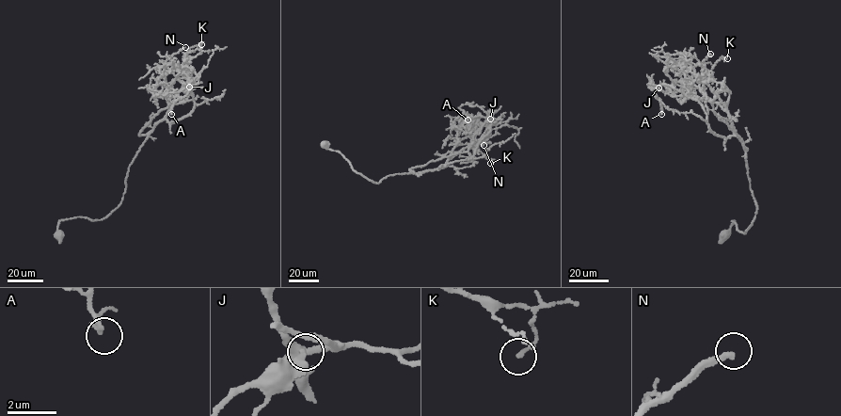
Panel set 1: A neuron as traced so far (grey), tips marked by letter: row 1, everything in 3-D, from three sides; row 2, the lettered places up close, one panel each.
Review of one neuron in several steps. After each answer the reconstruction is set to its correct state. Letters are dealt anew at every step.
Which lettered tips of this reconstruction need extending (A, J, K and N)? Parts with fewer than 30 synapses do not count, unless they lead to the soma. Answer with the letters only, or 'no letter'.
N

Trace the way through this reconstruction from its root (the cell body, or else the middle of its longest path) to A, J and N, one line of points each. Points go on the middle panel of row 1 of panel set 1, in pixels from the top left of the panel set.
A: (324, 144), (377, 183), (389, 175), (433, 170), (473, 157), (492, 118), (468, 120)
J: (324, 144), (377, 183), (466, 152), (490, 119)
N: (324, 144), (340, 152), (354, 170), (377, 183), (391, 175), (443, 168), (459, 138), (468, 136), (483, 145)

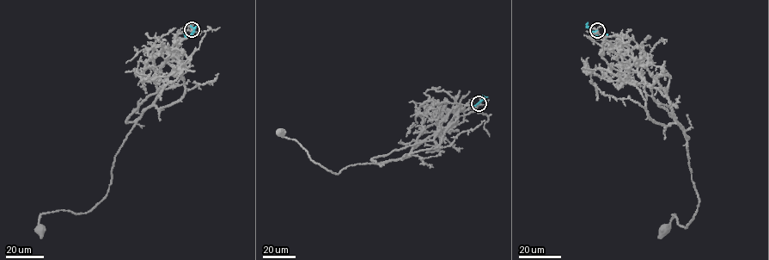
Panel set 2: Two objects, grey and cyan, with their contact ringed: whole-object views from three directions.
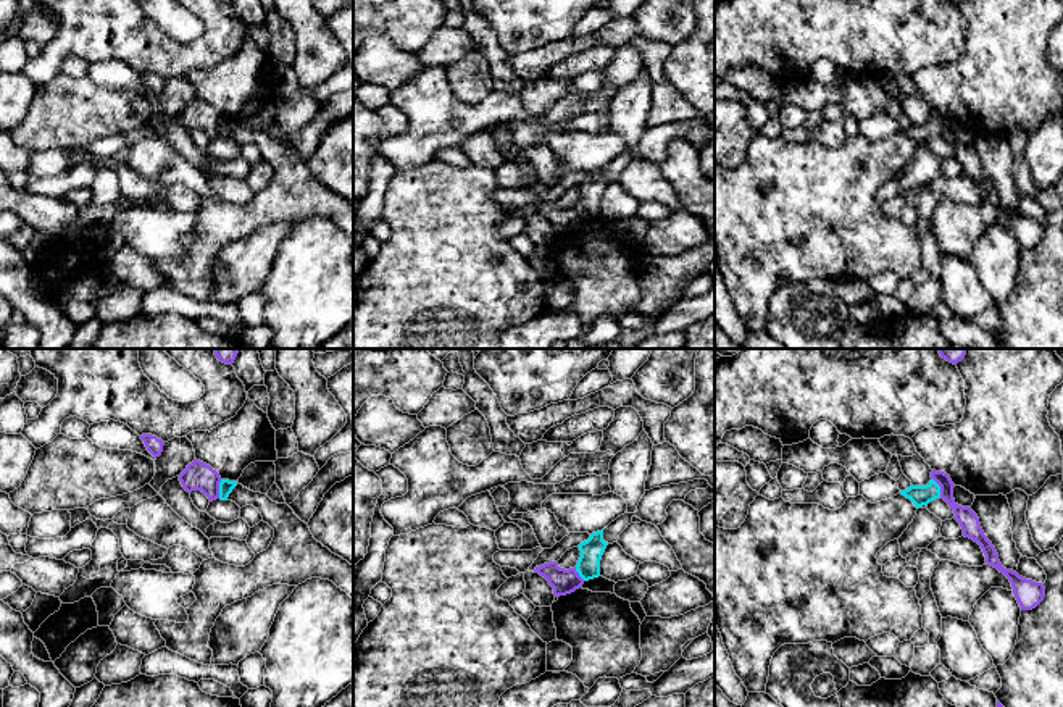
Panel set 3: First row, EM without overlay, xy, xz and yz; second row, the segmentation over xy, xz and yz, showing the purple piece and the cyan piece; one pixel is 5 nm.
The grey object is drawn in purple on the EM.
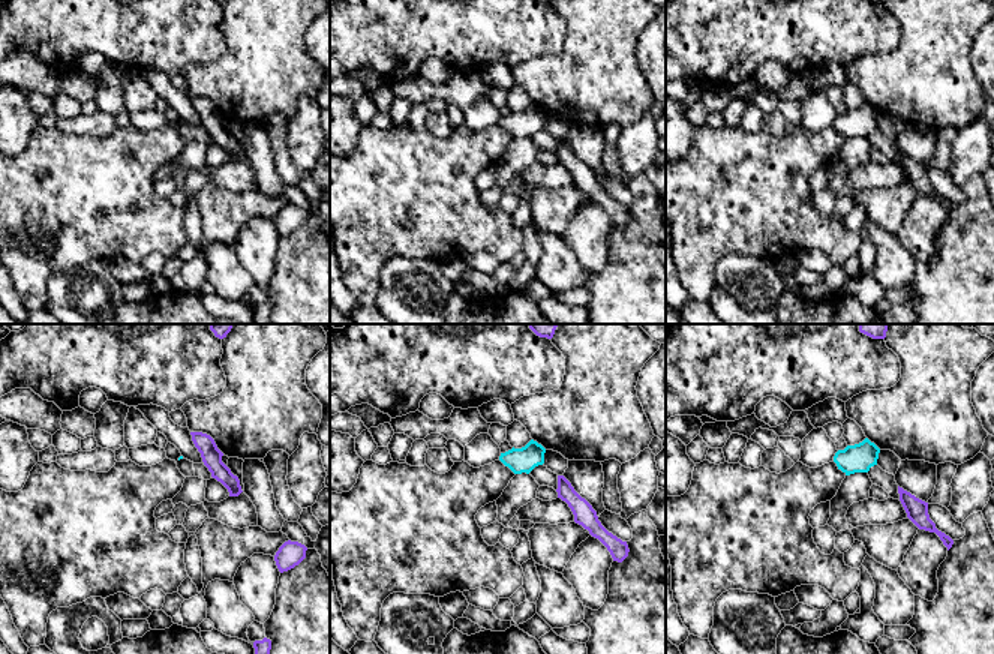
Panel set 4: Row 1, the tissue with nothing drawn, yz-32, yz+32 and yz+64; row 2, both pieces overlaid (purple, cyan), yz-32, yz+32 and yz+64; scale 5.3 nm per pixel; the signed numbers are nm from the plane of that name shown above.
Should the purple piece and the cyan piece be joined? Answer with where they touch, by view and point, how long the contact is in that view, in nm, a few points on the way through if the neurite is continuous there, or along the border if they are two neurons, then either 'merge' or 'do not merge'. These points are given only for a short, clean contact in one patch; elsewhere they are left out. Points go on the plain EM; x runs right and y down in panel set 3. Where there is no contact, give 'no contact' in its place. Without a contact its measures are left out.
meets purple in xy at (218, 128); contact 100 nm long; border along xy (221, 118), (218, 136); do not merge

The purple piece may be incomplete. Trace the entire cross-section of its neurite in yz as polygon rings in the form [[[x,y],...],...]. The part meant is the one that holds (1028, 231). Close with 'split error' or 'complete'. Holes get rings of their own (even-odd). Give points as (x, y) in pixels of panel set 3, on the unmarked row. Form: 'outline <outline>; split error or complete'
outline [[[931,110],[931,116],[940,124],[940,137],[944,137],[948,145],[955,152],[955,158],[960,161],[963,168],[963,174],[978,181],[986,194],[986,202],[997,207],[1003,211],[1013,226],[1013,232],[1021,245],[1021,249],[1032,249],[1036,247],[1045,234],[1045,226],[1042,221],[1036,221],[1032,218],[1026,218],[1019,215],[1013,208],[1007,208],[1002,205],[998,199],[998,192],[992,181],[984,173],[978,153],[971,149],[971,145],[961,145],[953,137],[953,126],[950,115],[944,110]]]; complete

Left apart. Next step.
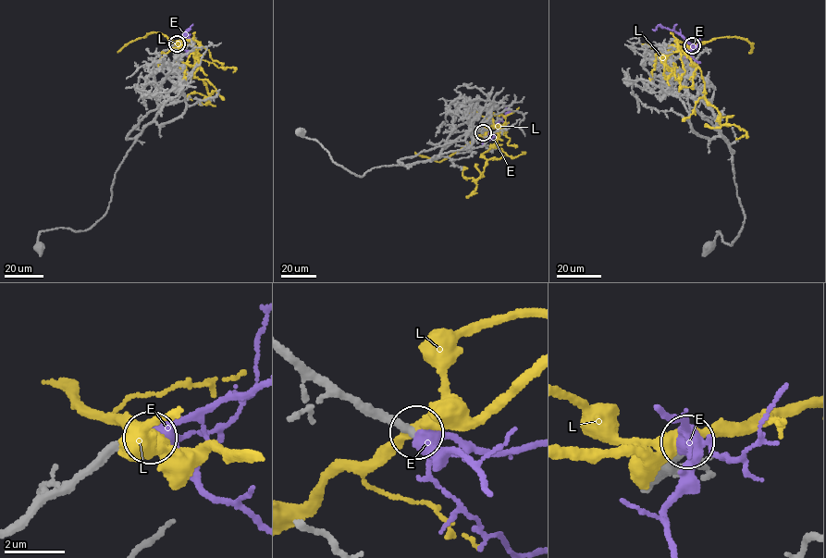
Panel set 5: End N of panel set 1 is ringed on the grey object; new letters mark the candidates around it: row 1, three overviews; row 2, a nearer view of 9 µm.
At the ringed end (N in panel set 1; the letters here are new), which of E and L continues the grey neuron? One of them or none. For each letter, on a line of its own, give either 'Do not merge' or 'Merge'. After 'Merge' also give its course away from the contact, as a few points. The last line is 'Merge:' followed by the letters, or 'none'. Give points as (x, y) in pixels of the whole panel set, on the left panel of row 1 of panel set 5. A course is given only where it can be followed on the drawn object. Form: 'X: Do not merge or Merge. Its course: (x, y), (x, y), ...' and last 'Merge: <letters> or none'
E: Merge. Its course: (177, 43), (188, 39), (183, 33), (189, 30), (183, 36)
L: Do not merge
Merge: E

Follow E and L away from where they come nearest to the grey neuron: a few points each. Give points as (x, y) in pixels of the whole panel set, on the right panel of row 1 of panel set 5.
E: (692, 45), (674, 30), (659, 25), (652, 30)
L: (692, 45), (678, 46), (699, 69), (704, 97), (719, 112), (720, 123), (736, 126), (746, 132), (735, 138)

